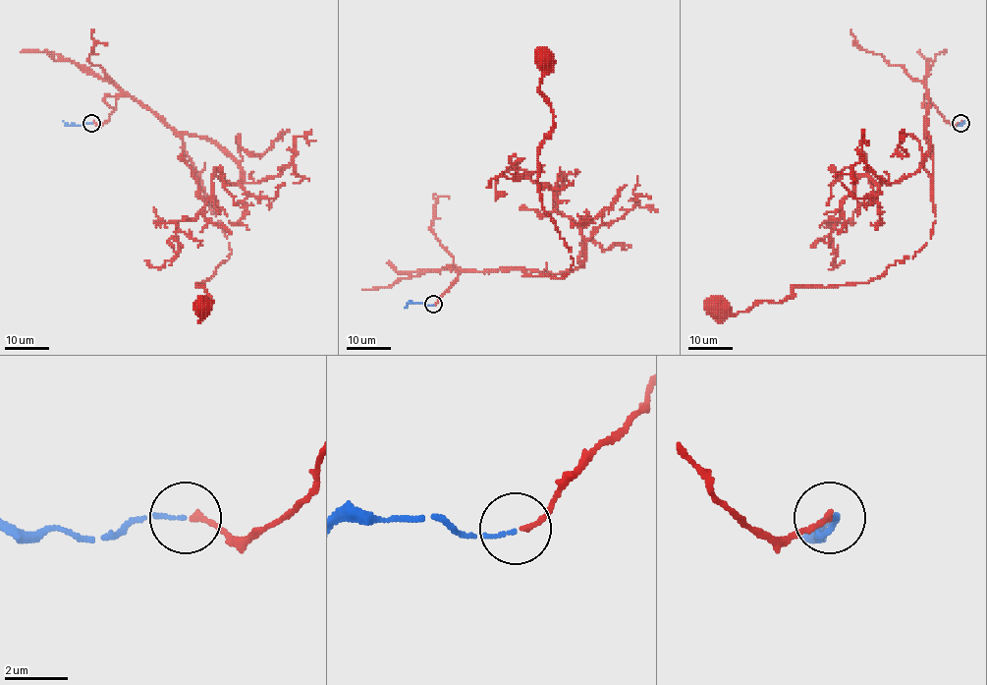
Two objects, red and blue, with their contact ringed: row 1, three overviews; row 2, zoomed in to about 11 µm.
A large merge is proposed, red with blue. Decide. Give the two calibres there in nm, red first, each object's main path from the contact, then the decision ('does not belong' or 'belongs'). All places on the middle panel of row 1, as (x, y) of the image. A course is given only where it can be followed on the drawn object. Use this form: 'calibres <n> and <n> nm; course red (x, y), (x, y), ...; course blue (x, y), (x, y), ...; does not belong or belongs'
calibres 160 and 100 nm; course red (434, 305), (461, 271), (569, 273), (571, 248), (537, 182), (538, 147), (554, 124), (539, 90), (542, 59); course blue (433, 305), (409, 304), (405, 307); belongs

